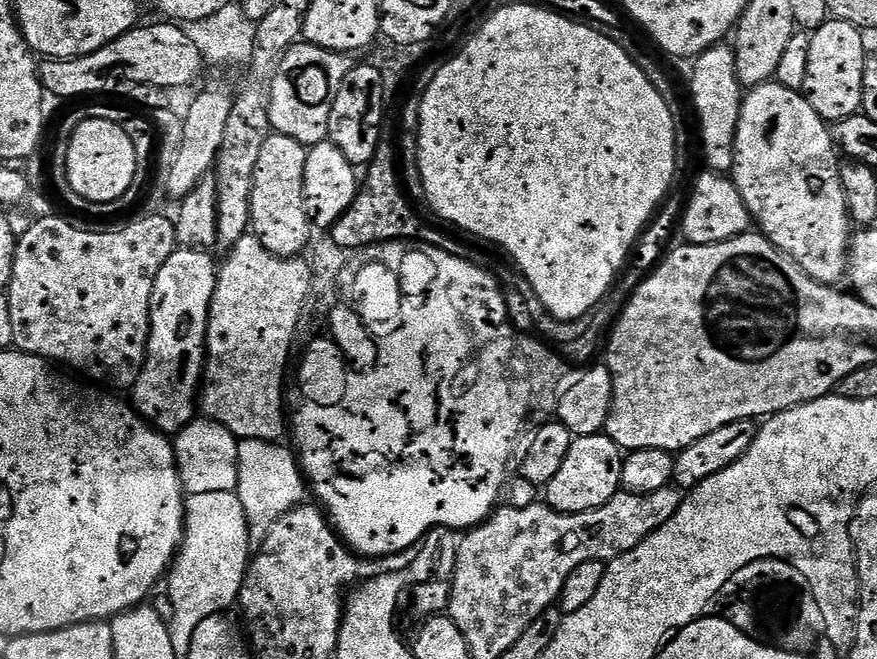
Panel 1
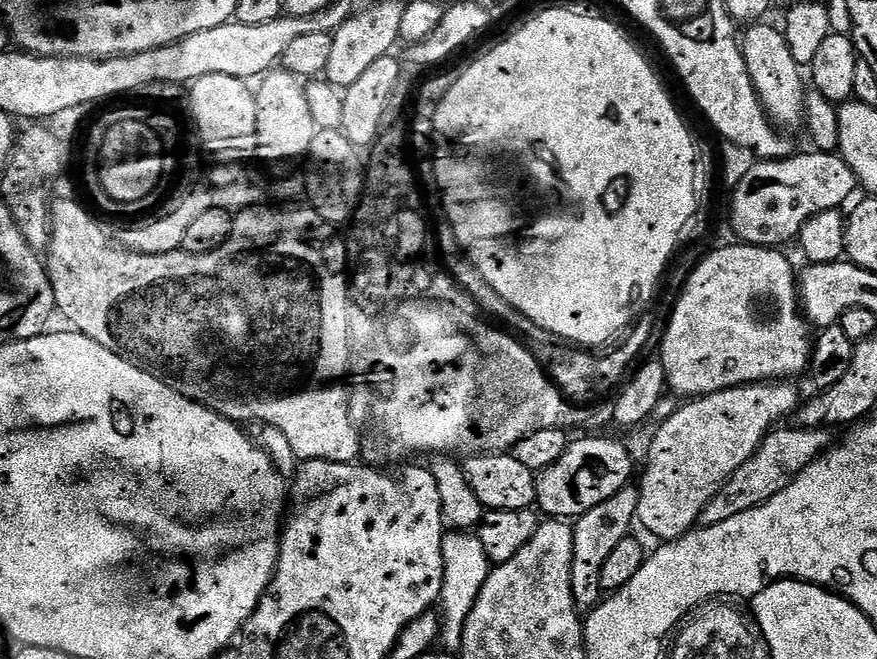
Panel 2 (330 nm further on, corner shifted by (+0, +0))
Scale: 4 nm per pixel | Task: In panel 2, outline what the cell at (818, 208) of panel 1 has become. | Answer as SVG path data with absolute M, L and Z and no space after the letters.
M756 22L742 36L742 51L746 70L750 74L750 82L760 99L773 125L780 130L800 128L804 118L804 93L806 80L800 77L801 65L794 62L794 54L790 54L790 46L786 42L783 31L779 27L771 28L768 22Z

